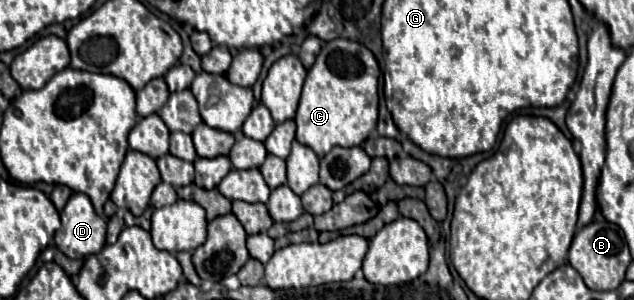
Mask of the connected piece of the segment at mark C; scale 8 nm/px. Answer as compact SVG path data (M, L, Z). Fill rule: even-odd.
M334 38L330 42L324 42L314 66L308 70L302 88L298 112L294 118L296 140L304 146L310 146L318 156L328 154L328 150L332 150L334 146L362 146L378 122L378 76L380 68L374 54L360 42L346 38Z

